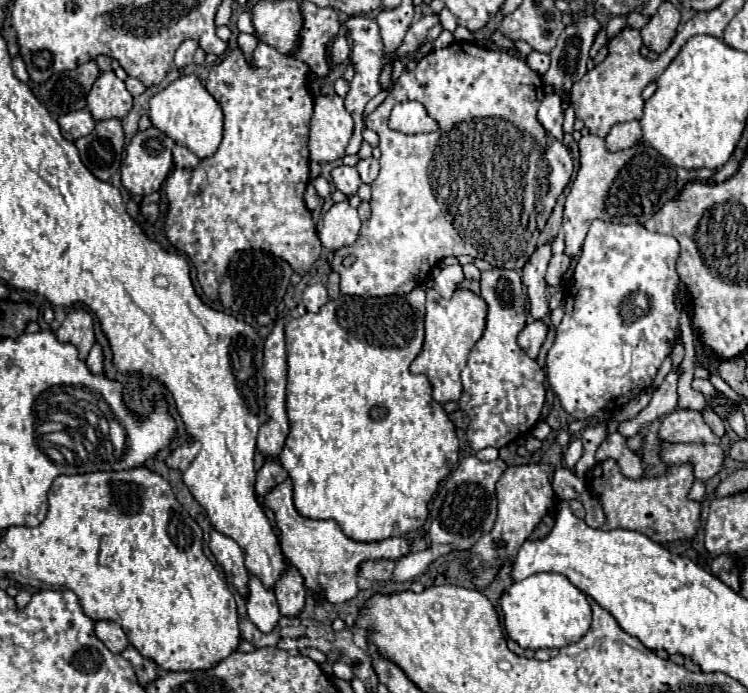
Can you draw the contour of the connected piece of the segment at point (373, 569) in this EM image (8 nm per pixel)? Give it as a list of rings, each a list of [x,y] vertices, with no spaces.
[[[363,560],[359,564],[359,576],[371,582],[389,582],[393,568],[395,568],[393,560]]]

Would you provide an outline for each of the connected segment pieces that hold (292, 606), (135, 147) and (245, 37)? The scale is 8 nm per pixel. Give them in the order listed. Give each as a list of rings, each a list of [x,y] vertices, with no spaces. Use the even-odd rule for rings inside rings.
[[[289,566],[283,578],[275,586],[275,596],[279,602],[281,616],[295,618],[303,612],[305,608],[305,586],[303,586],[303,576],[295,570],[295,566]]]
[[[153,126],[145,132],[137,132],[127,146],[125,166],[121,168],[123,186],[137,196],[149,196],[149,194],[157,192],[173,168],[173,158],[171,158],[173,144],[175,142],[169,136],[165,136],[161,130],[157,130]]]
[[[239,34],[239,48],[243,50],[243,54],[247,58],[251,58],[253,50],[257,48],[257,44],[259,44],[259,40],[253,34]]]

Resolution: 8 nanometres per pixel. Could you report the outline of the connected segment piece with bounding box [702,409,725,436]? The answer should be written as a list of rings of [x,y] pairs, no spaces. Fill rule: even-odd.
[[[705,409],[702,413],[703,419],[707,426],[717,434],[717,436],[723,436],[725,434],[725,426],[723,426],[723,420],[713,412],[711,409]]]

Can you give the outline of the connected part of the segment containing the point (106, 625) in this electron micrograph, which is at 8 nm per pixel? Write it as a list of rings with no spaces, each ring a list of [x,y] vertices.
[[[97,622],[95,634],[111,652],[123,652],[129,646],[129,640],[127,640],[123,628],[115,622]]]

